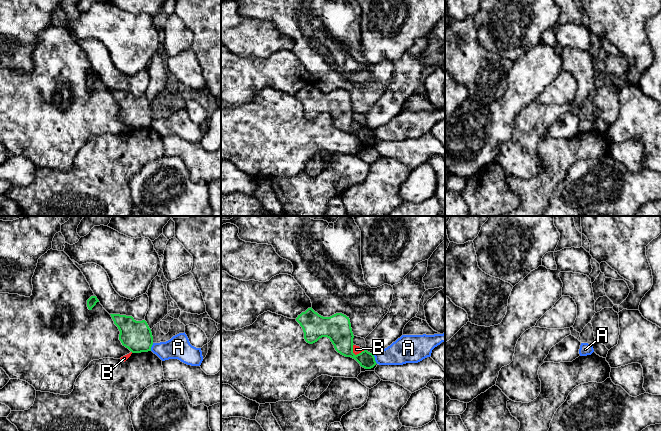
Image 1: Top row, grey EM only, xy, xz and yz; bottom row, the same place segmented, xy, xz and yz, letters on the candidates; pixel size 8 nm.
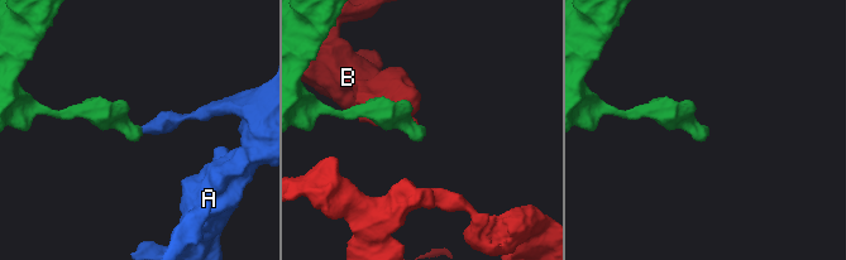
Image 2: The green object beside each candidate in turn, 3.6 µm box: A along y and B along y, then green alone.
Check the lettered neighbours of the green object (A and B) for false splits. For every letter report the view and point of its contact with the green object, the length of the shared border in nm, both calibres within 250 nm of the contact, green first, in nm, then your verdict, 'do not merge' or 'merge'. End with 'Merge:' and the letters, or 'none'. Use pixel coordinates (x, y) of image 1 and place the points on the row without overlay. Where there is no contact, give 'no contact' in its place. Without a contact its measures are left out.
A: meets green in xz at (374, 135); contact 90 nm long; 130 nm thick on the green side, 200 nm on the other; do not merge
B: meets green in xz at (354, 130); contact 110 nm long; 220 nm thick on the green side, 60 nm on the other; do not merge
Merge: none

